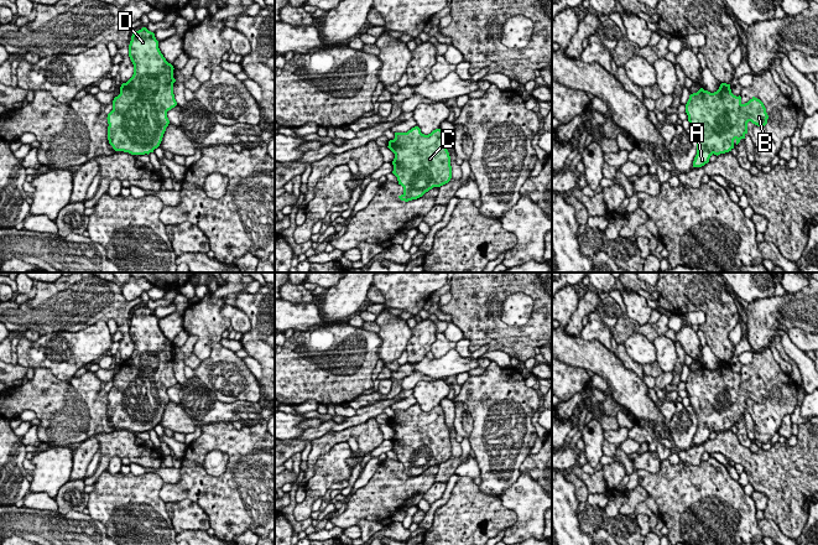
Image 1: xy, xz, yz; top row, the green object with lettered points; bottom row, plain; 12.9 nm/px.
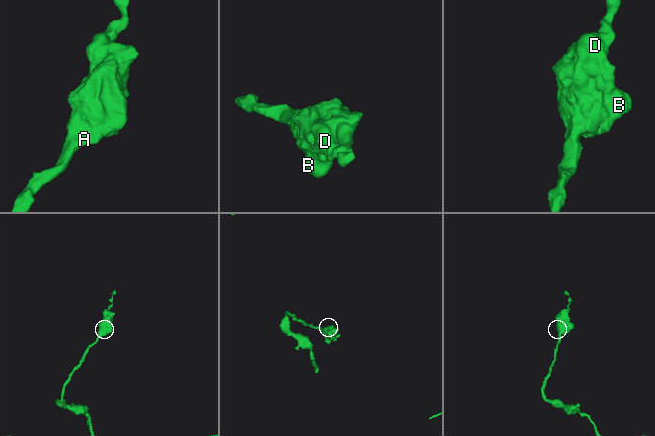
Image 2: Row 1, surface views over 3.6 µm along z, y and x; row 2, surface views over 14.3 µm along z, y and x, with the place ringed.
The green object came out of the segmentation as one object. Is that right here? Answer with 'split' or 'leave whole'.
leave whole

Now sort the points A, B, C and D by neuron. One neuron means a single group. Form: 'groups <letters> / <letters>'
groups A B C D

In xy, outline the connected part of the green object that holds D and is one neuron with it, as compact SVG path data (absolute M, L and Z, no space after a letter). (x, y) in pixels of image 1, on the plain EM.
M146 305L132 310L129 334L134 342L134 352L120 364L120 372L113 378L113 388L108 391L108 417L115 429L131 432L153 430L162 419L170 401L167 389L177 383L173 372L173 343L166 338L158 326L155 311Z

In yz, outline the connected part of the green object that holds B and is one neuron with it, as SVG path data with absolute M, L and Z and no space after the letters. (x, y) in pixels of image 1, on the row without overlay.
M721 360L714 370L700 365L697 370L689 373L686 382L689 404L697 415L697 432L693 445L702 445L709 440L710 434L729 430L734 422L745 416L747 411L747 400L751 399L757 404L767 401L768 393L764 380L752 374L747 380L741 380L741 374L731 370L730 362Z

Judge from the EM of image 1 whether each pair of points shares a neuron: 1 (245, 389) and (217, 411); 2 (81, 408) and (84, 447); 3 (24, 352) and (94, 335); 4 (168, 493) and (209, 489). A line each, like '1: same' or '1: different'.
1: different
2: different
3: same
4: same

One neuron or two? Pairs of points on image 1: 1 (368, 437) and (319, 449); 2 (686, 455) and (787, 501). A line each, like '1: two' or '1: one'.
1: one
2: one

